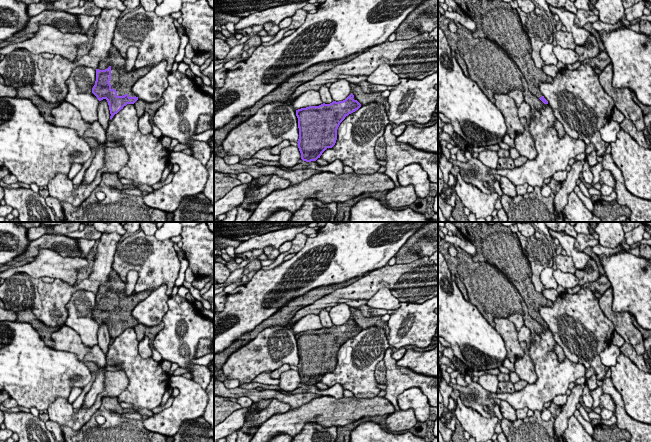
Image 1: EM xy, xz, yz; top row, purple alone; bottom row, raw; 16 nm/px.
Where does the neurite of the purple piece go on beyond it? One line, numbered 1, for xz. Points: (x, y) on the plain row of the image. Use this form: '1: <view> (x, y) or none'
1: none

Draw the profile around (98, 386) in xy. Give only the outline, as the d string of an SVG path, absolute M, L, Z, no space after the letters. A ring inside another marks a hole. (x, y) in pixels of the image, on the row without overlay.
M98 366L96 370L96 378L91 386L91 389L85 394L83 404L79 409L74 409L74 412L80 412L86 408L90 408L96 401L97 396L105 389L105 373L107 370L105 367L108 366Z

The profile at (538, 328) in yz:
M441 239L438 251L444 255L451 274L458 274L464 283L469 302L478 308L492 327L495 327L495 318L508 318L514 311L522 315L524 325L531 332L541 334L548 329L529 315L528 307L517 288L499 269L486 262L474 262L472 255L460 247L457 247L457 256L452 257L448 253L449 246Z

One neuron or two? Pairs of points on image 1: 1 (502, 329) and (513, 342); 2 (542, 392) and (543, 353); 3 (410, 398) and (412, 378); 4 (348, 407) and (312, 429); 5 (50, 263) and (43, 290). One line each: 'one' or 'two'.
1: one
2: one
3: two
4: two
5: two

